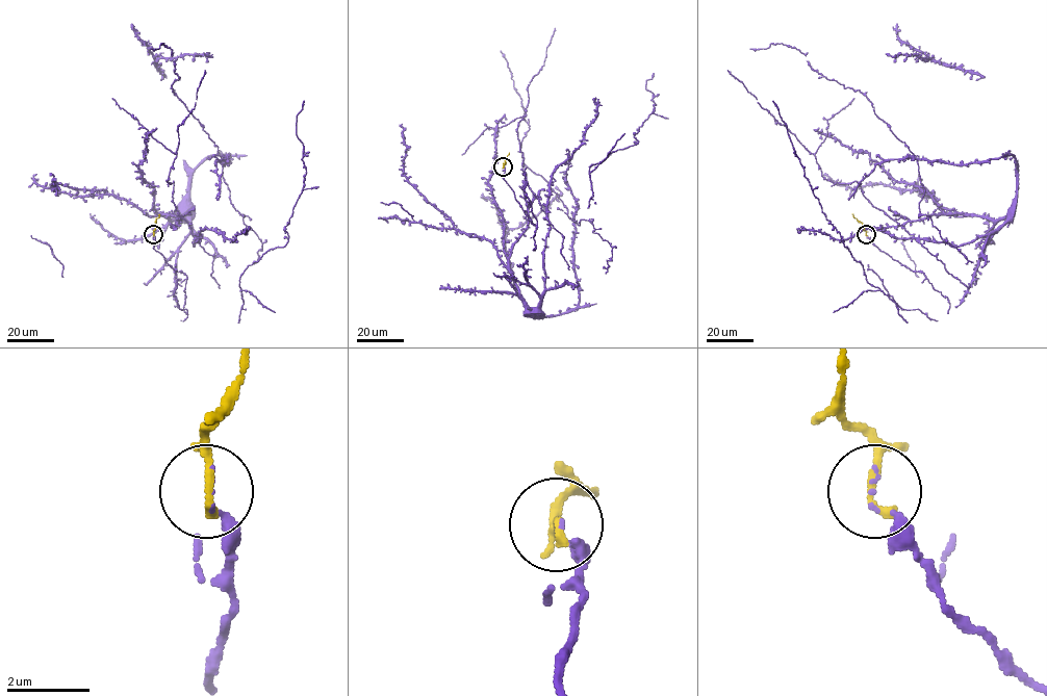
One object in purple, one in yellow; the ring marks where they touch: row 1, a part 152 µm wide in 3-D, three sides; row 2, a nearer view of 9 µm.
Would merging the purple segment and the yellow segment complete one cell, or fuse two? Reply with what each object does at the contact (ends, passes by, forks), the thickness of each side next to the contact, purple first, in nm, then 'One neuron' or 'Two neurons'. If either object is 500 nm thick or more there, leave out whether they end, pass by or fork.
At the ring purple ends. At the ring yellow passes by. Thickness 70 nm (purple) against 170 nm. One neuron

